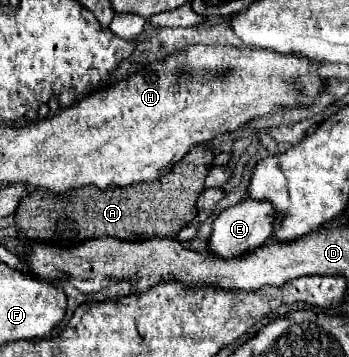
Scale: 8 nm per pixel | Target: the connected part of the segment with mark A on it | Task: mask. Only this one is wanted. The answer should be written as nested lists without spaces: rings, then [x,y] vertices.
[[[208,144],[194,146],[170,172],[150,184],[114,186],[100,190],[84,186],[64,194],[48,190],[28,192],[16,210],[18,236],[28,240],[44,240],[48,244],[74,244],[78,240],[112,236],[122,240],[174,238],[180,228],[196,218],[196,200],[204,190],[204,178],[214,164],[214,150]]]

